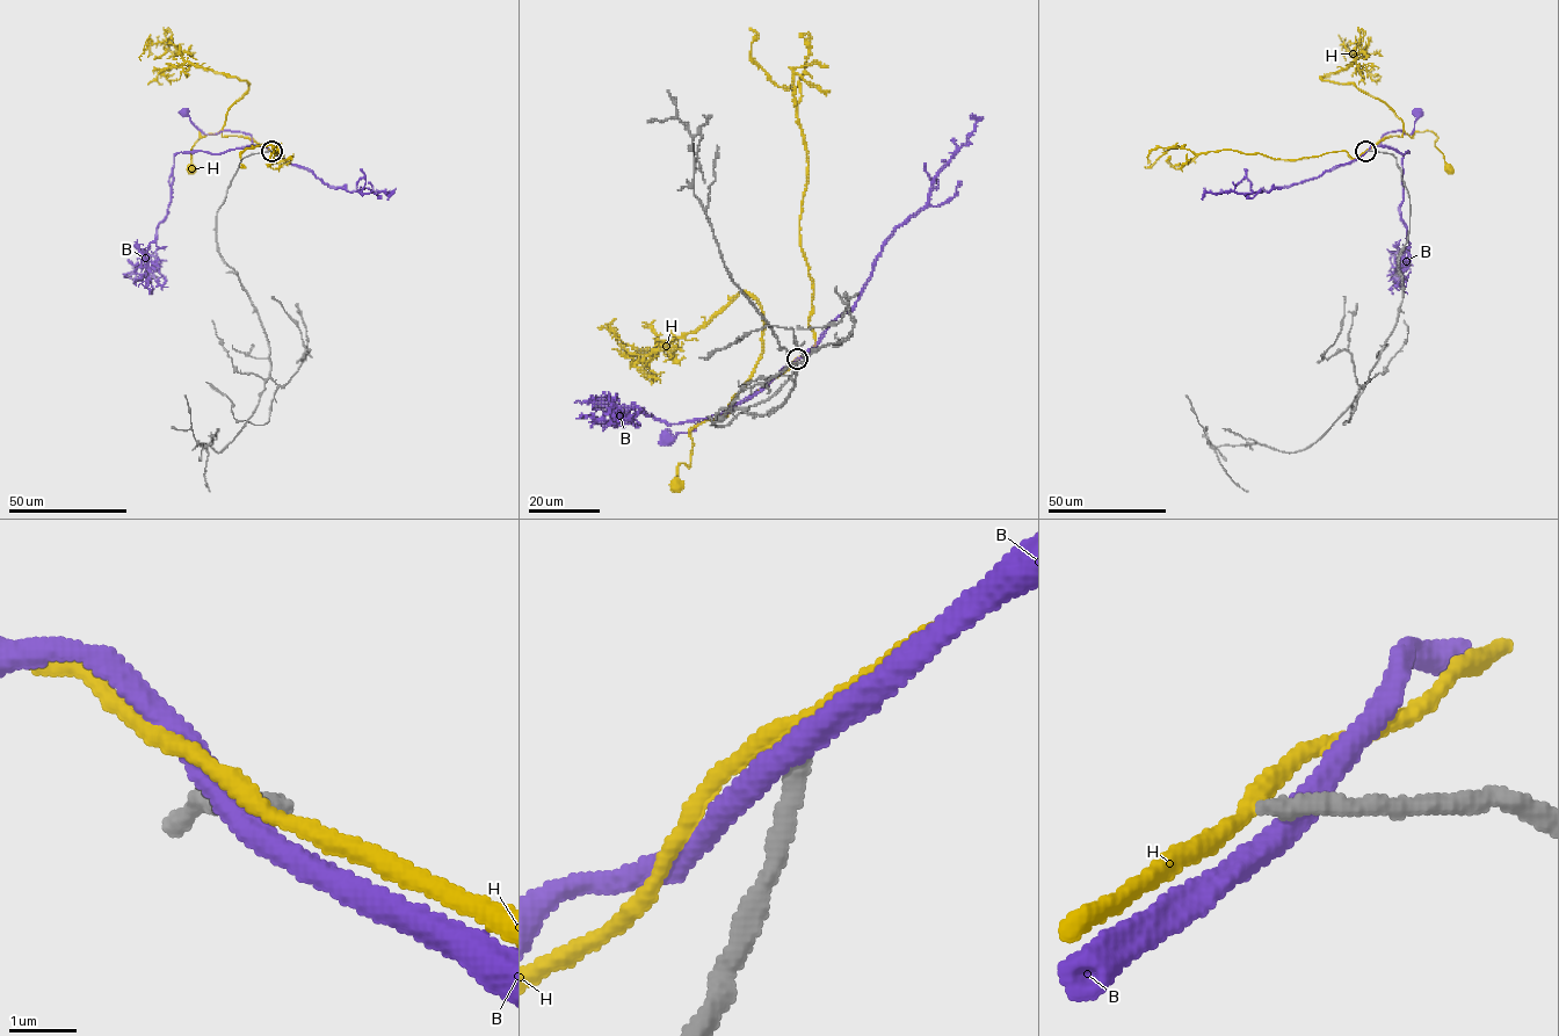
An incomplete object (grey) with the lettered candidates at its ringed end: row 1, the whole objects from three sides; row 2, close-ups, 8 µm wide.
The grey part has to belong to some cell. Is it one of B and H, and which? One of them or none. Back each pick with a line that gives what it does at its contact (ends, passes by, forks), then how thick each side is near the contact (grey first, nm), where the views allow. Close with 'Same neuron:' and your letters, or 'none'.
Same neuron: none

